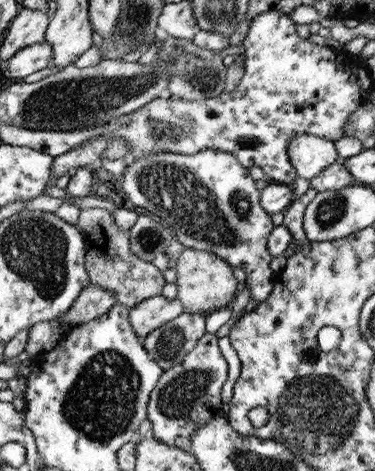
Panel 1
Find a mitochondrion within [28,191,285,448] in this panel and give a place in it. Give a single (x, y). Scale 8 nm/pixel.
(100, 403)

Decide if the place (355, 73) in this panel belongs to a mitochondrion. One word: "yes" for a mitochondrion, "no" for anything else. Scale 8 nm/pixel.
no

